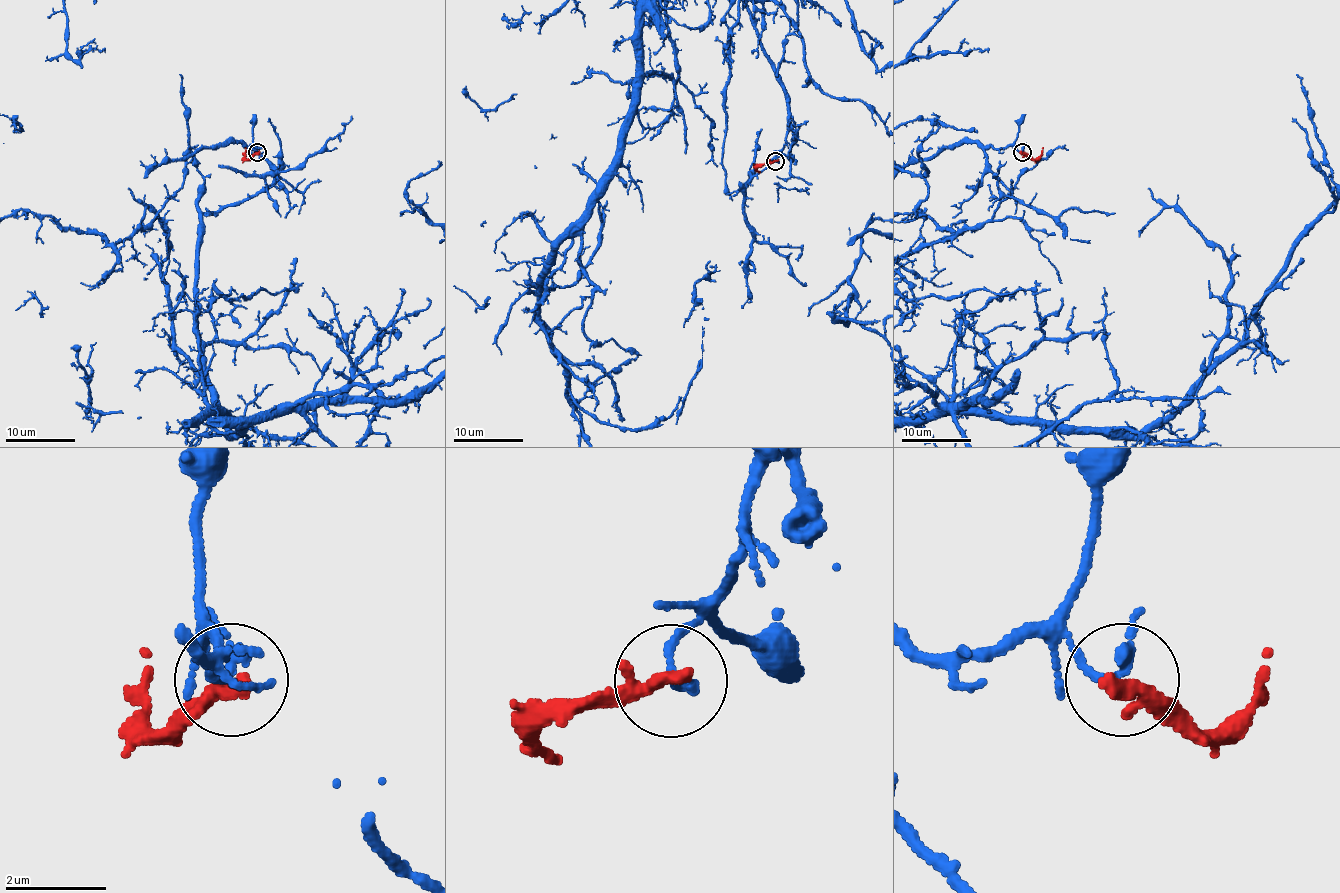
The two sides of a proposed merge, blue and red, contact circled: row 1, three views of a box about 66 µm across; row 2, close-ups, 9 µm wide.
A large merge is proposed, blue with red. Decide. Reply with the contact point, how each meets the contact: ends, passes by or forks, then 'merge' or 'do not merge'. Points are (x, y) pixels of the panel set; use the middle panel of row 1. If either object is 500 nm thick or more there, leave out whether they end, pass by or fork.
place (775, 161); blue passes by; red passes by; do not merge

